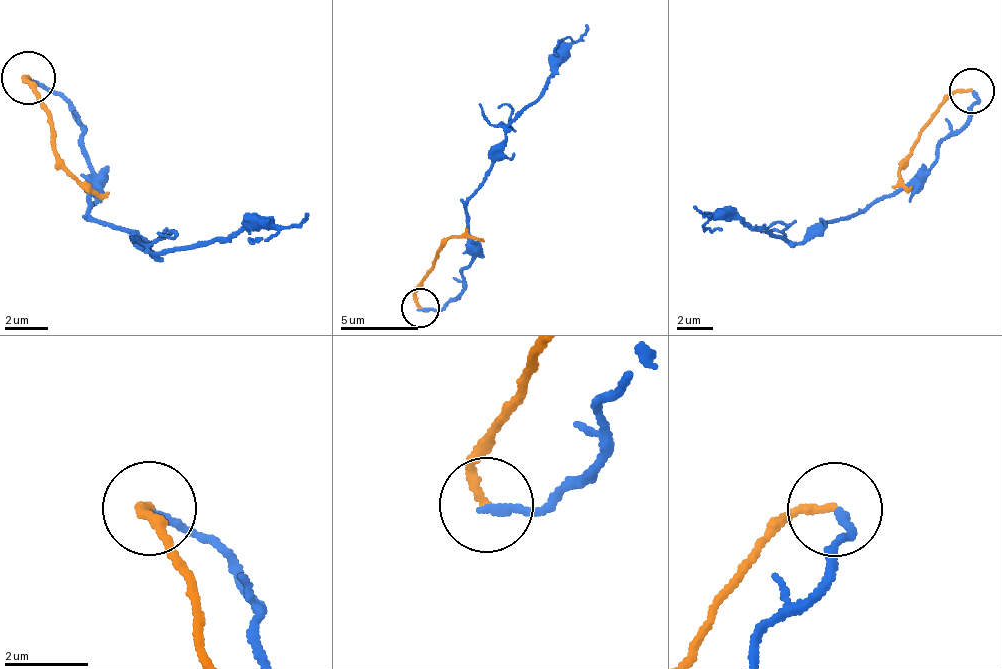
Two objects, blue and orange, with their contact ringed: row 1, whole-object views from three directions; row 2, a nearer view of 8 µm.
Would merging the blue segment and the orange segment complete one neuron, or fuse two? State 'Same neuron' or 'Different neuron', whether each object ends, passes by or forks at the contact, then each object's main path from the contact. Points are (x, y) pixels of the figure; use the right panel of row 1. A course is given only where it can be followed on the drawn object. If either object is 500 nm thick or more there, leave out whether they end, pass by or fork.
Different neuron. At the ring blue ends. At the ring orange ends. Course of blue: (970, 89), (979, 98), (923, 172), (863, 208), (817, 224), (802, 241), (740, 220), (708, 219), (694, 205). Course of orange: (970, 89), (943, 103), (900, 168), (906, 189), (913, 185)

